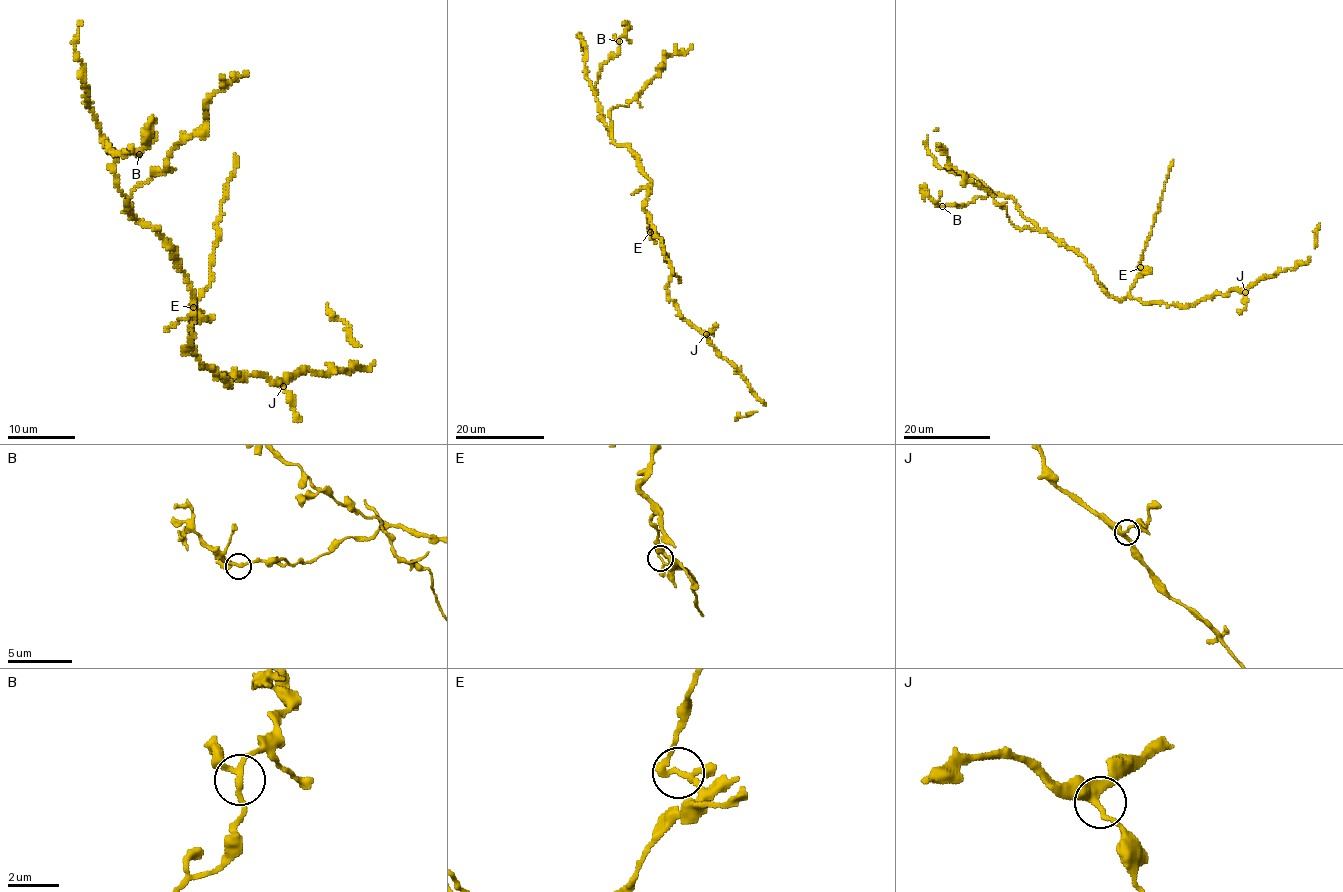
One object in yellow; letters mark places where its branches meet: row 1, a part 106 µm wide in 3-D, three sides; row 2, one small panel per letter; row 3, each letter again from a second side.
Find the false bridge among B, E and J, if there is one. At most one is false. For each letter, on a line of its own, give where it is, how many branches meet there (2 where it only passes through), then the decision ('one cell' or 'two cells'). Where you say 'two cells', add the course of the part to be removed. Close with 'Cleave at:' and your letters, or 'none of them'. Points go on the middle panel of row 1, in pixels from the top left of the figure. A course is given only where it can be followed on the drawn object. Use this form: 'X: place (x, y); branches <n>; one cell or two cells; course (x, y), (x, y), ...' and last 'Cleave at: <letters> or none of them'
B: place (619, 41); branches 3; one cell
E: place (650, 232); branches 3; two cells; course (650, 232), (662, 240), (669, 266), (680, 280), (678, 283)
J: place (706, 334); branches 3; one cell
Cleave at: E

